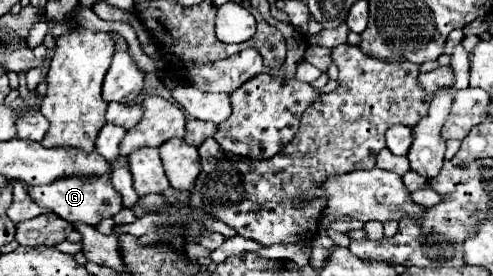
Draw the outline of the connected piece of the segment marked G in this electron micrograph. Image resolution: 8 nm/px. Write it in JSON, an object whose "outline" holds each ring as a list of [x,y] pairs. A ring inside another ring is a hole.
{"outline":[[[110,173],[104,175],[92,175],[92,179],[82,175],[68,175],[60,177],[54,183],[40,185],[40,187],[28,187],[30,197],[44,209],[54,211],[62,219],[70,223],[84,223],[84,225],[96,225],[104,217],[114,217],[122,209],[122,195],[112,187]]]}

